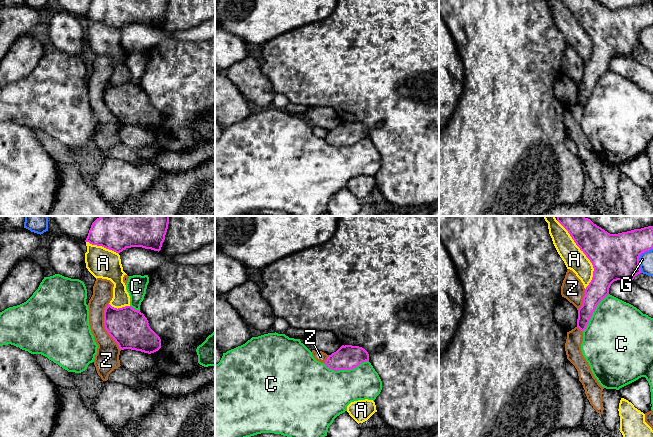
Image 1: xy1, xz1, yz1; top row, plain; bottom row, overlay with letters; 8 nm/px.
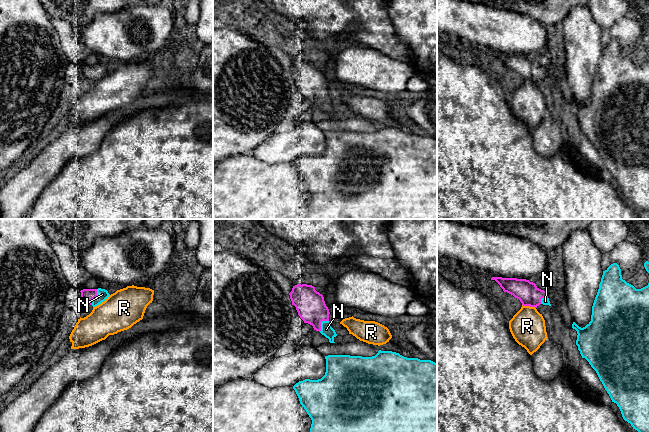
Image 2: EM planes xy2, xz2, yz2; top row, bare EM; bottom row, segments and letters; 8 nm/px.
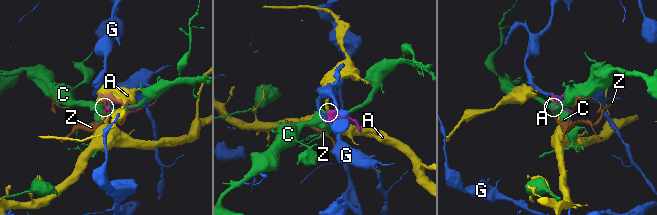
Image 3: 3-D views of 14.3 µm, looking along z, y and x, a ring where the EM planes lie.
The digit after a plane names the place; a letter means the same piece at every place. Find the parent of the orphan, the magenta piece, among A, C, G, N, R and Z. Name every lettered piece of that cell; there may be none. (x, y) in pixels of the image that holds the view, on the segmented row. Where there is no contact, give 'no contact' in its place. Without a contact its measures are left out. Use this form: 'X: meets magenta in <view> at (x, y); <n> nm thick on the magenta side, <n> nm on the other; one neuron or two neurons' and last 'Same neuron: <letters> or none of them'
A: meets magenta in yz1 at (585, 254); 380 nm thick on the magenta side, 170 nm on the other; two neurons
C: meets magenta in xz1 at (345, 369); 200 nm thick on the magenta side, 400 nm on the other; two neurons
G: meets magenta in yz1 at (638, 258); 380 nm thick on the magenta side, 110 nm on the other; two neurons
N: meets magenta in xz2 at (320, 323); 240 nm thick on the magenta side, 90 nm on the other; one neuron
R: meets magenta in yz2 at (529, 305); 180 nm thick on the magenta side, 280 nm on the other; two neurons
Z: meets magenta in xy1 at (104, 325); 300 nm thick on the magenta side, 190 nm on the other; two neurons
Same neuron: N

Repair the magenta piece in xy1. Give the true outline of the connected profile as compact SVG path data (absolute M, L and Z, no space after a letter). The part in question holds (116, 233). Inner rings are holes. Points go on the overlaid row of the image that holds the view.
M100 216L91 225L85 242L120 253L126 248L142 247L160 251L168 229L169 216Z

